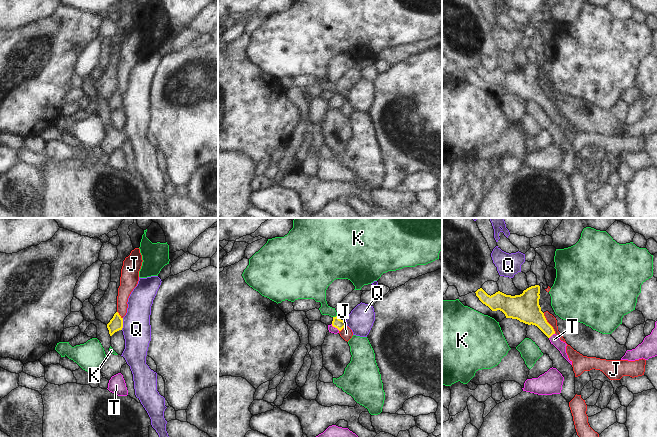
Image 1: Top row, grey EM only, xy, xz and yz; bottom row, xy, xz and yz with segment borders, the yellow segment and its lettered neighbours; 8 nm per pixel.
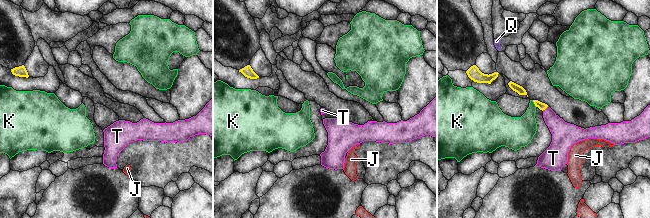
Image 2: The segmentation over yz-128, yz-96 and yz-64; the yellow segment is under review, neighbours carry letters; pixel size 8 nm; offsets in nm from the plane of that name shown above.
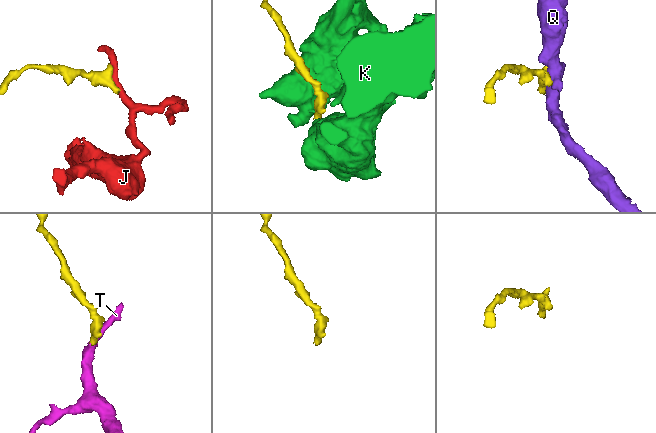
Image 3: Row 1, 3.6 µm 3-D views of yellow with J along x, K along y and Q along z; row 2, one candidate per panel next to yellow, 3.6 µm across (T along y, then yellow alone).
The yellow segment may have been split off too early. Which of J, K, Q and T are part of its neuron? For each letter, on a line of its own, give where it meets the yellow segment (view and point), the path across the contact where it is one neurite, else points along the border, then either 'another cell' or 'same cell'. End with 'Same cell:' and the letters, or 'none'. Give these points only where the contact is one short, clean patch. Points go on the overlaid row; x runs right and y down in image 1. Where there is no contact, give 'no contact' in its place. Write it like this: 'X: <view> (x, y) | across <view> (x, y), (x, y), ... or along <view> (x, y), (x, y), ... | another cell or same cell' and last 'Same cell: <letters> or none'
J: yz (548, 323) | along yz (543, 313), (546, 321), (555, 333) | another cell
K: xz (334, 317) | another cell
Q: xy (122, 324) | another cell
T: xz (335, 327) | across xz (337, 323), (335, 327), (331, 329) | same cell
Same cell: T

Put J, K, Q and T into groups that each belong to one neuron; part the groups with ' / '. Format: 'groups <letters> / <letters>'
groups J / K / Q / T

